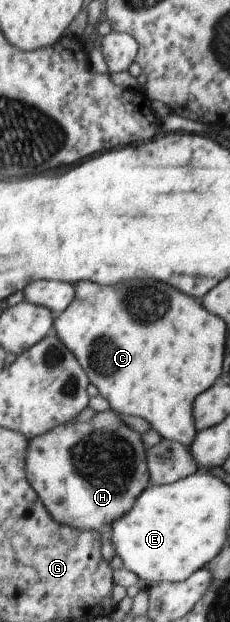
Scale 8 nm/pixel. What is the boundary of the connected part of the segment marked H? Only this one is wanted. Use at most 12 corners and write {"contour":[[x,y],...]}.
{"contour":[[113,410],[29,440],[51,517],[110,525],[148,486],[147,450]]}

